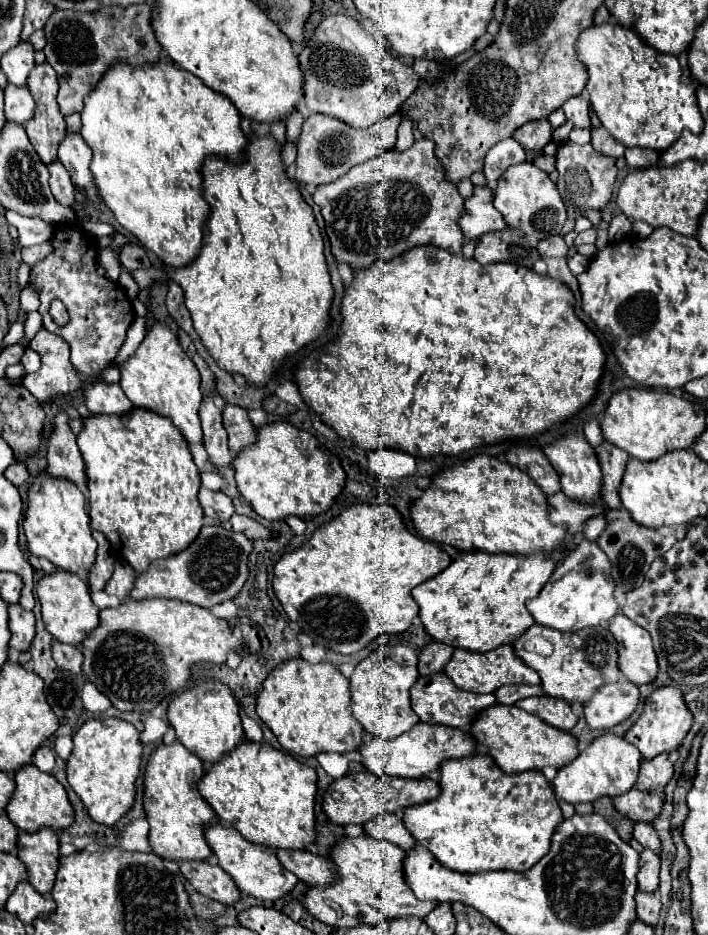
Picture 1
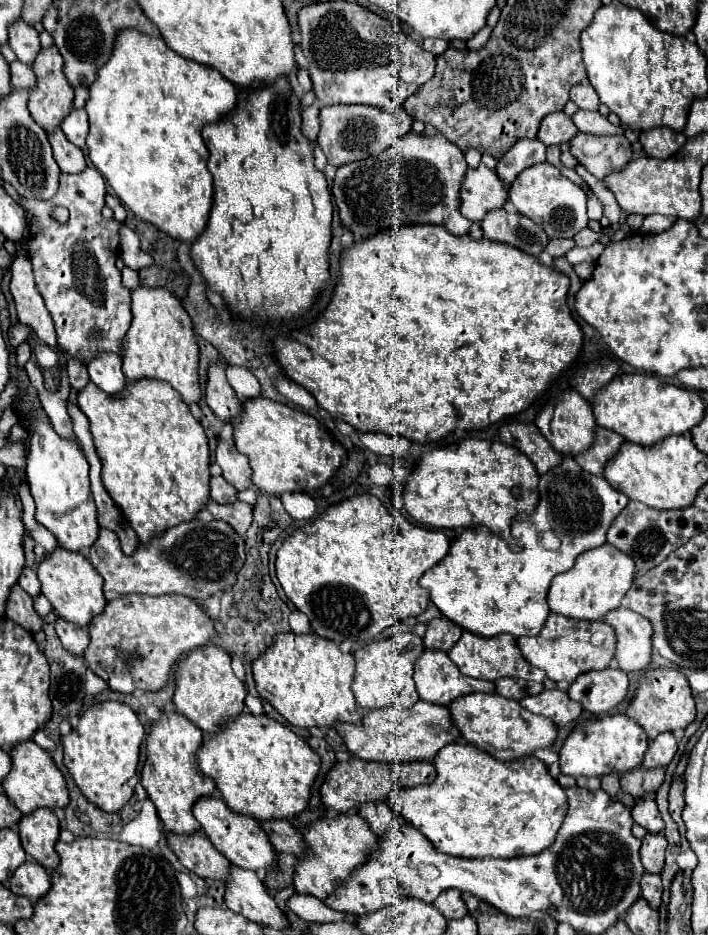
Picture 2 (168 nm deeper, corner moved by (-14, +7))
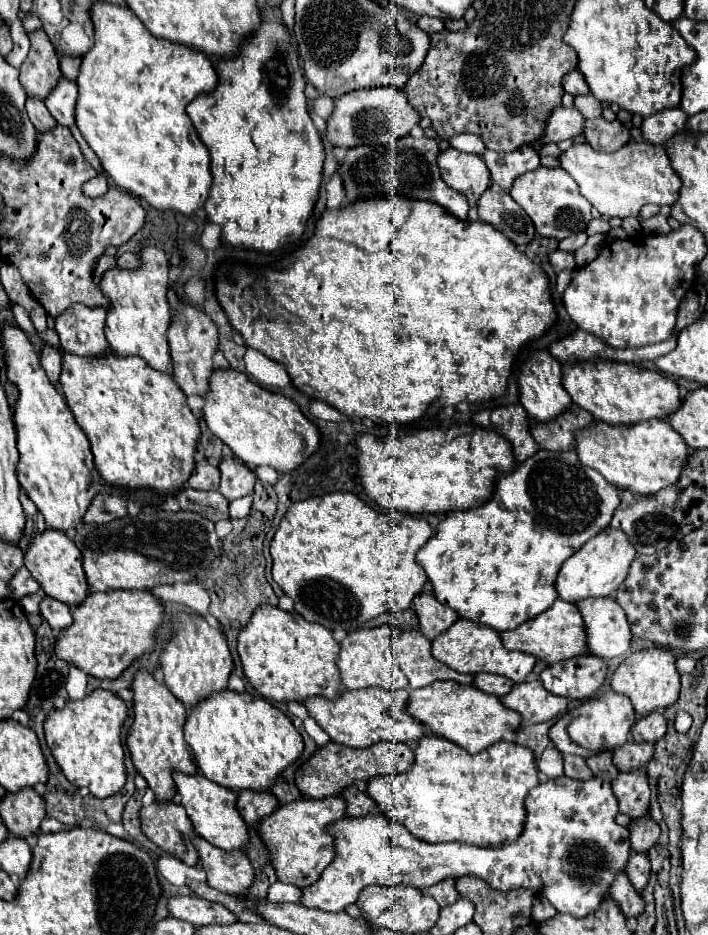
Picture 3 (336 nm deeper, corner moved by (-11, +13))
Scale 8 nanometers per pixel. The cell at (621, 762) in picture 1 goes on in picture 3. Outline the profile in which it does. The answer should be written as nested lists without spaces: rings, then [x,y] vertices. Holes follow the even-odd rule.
[[[608,691],[604,695],[594,695],[586,699],[580,707],[568,711],[562,715],[552,727],[550,727],[550,739],[554,747],[560,753],[572,753],[580,757],[590,757],[594,753],[600,753],[604,749],[614,749],[616,745],[624,743],[628,739],[630,727],[636,721],[636,713],[628,701],[626,695],[620,695],[616,691]]]

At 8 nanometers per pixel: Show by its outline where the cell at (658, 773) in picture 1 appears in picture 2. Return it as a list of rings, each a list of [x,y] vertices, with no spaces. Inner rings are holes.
[[[663,733],[659,739],[649,741],[647,755],[643,757],[643,767],[645,769],[657,769],[657,767],[667,767],[677,753],[677,741],[673,733]]]

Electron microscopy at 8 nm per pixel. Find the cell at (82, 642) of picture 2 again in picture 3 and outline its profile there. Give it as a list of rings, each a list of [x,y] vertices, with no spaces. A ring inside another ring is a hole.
[[[44,595],[42,597],[42,603],[40,603],[40,615],[50,623],[52,629],[60,631],[68,625],[72,625],[72,613],[70,613],[70,607],[50,595]]]

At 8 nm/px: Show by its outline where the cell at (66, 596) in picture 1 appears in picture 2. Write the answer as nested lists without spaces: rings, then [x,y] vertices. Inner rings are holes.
[[[59,547],[47,559],[43,559],[37,567],[37,575],[41,581],[41,593],[51,601],[57,615],[77,627],[89,627],[91,619],[101,615],[107,601],[103,595],[103,577],[95,571],[91,561],[81,553],[71,553]]]

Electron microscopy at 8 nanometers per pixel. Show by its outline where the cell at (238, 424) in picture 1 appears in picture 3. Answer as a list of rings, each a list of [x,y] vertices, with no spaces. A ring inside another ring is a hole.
[[[180,299],[182,309],[172,309],[172,323],[168,327],[168,347],[172,355],[174,379],[186,395],[202,395],[208,389],[208,377],[214,369],[212,353],[218,349],[218,329],[210,317]]]

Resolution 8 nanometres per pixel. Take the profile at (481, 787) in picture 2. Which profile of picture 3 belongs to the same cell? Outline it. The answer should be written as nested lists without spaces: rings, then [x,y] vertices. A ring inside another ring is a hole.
[[[424,735],[414,747],[412,769],[396,775],[380,775],[368,781],[368,797],[394,823],[406,827],[416,839],[426,843],[460,841],[478,847],[504,845],[520,835],[524,825],[524,799],[532,787],[538,785],[538,767],[534,753],[514,741],[498,741],[488,749],[472,755],[452,741],[438,735]]]

